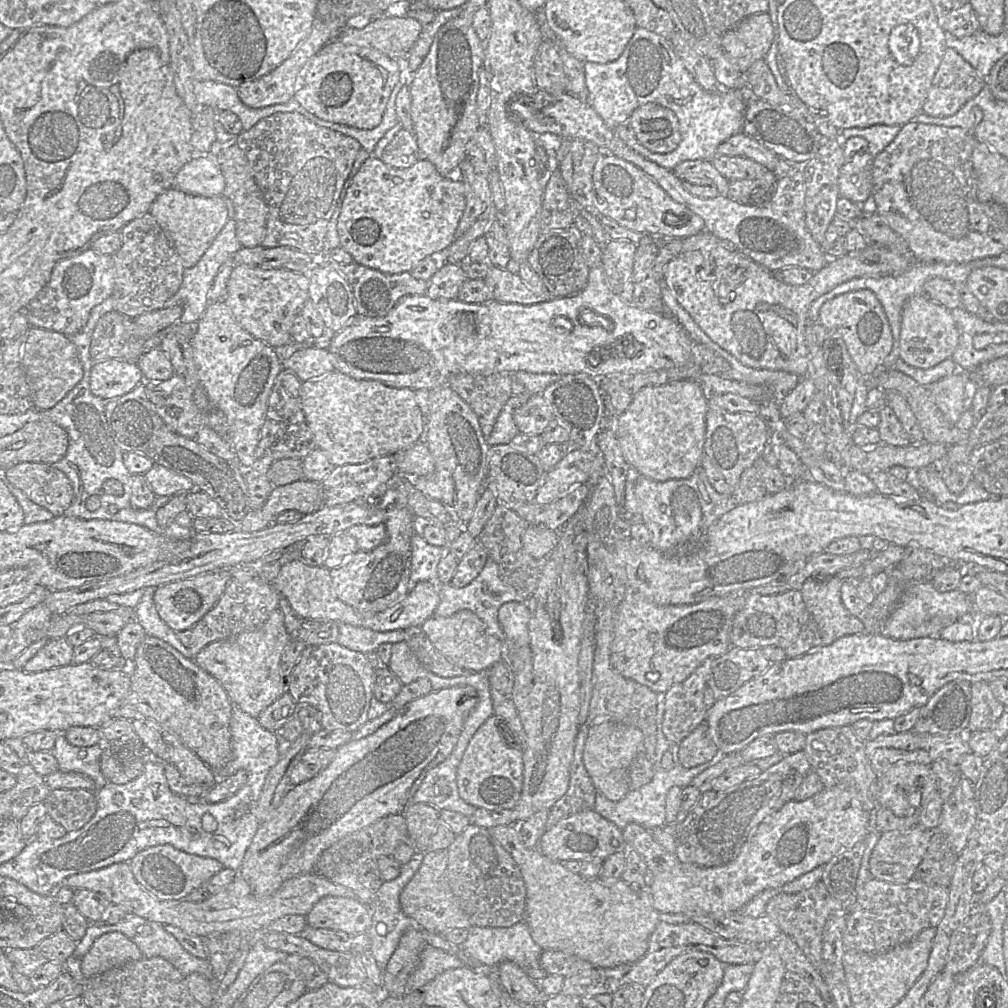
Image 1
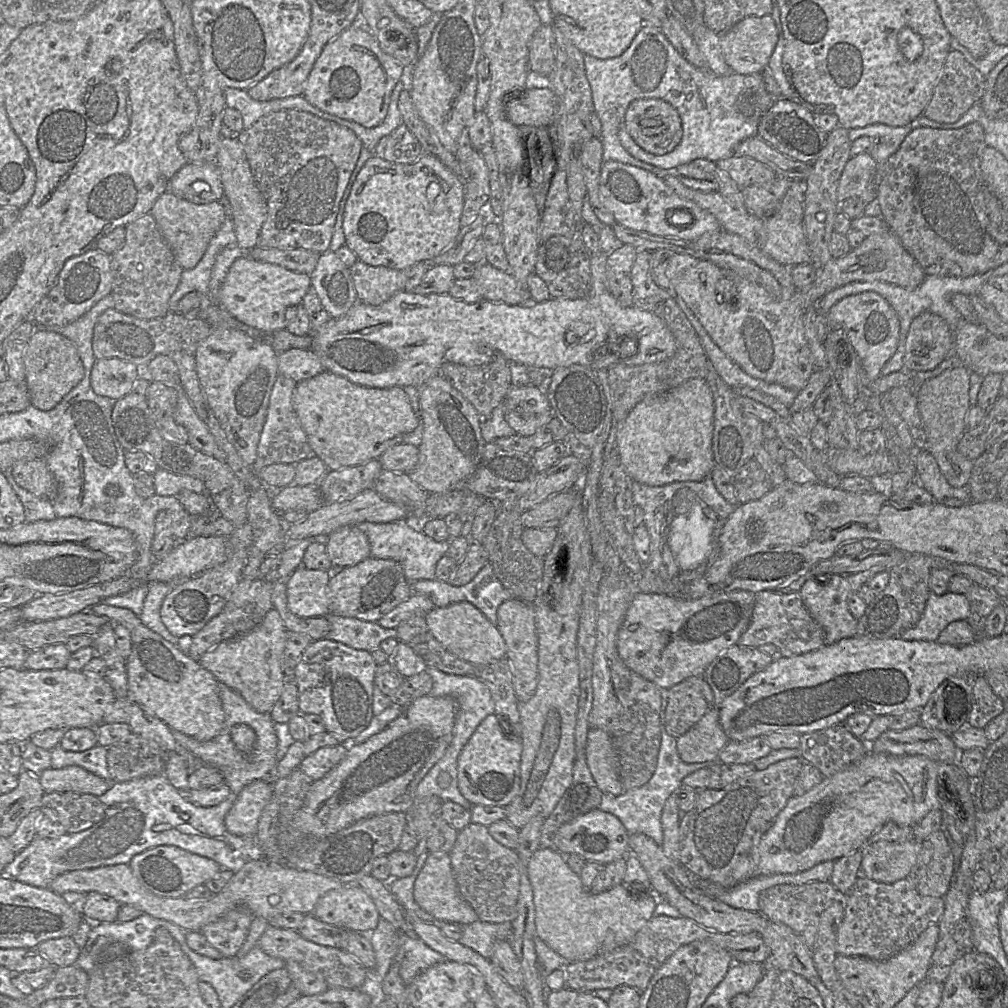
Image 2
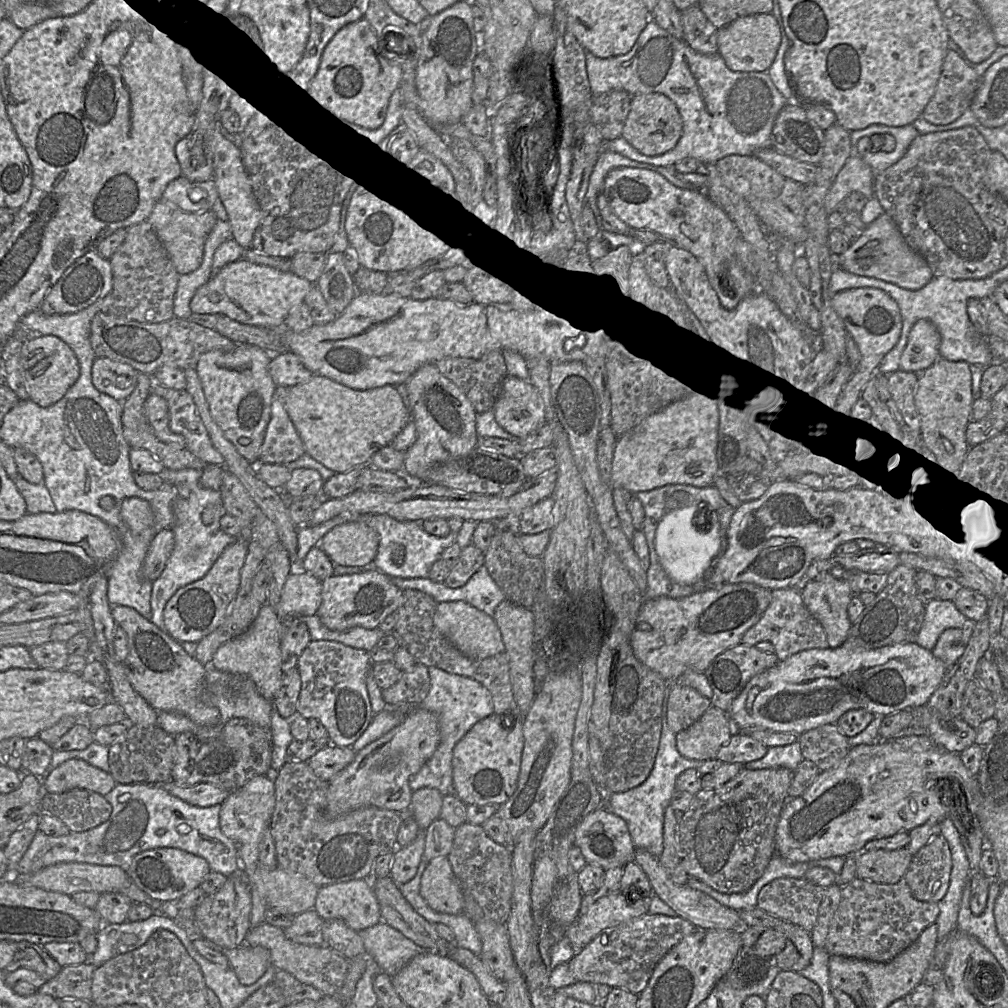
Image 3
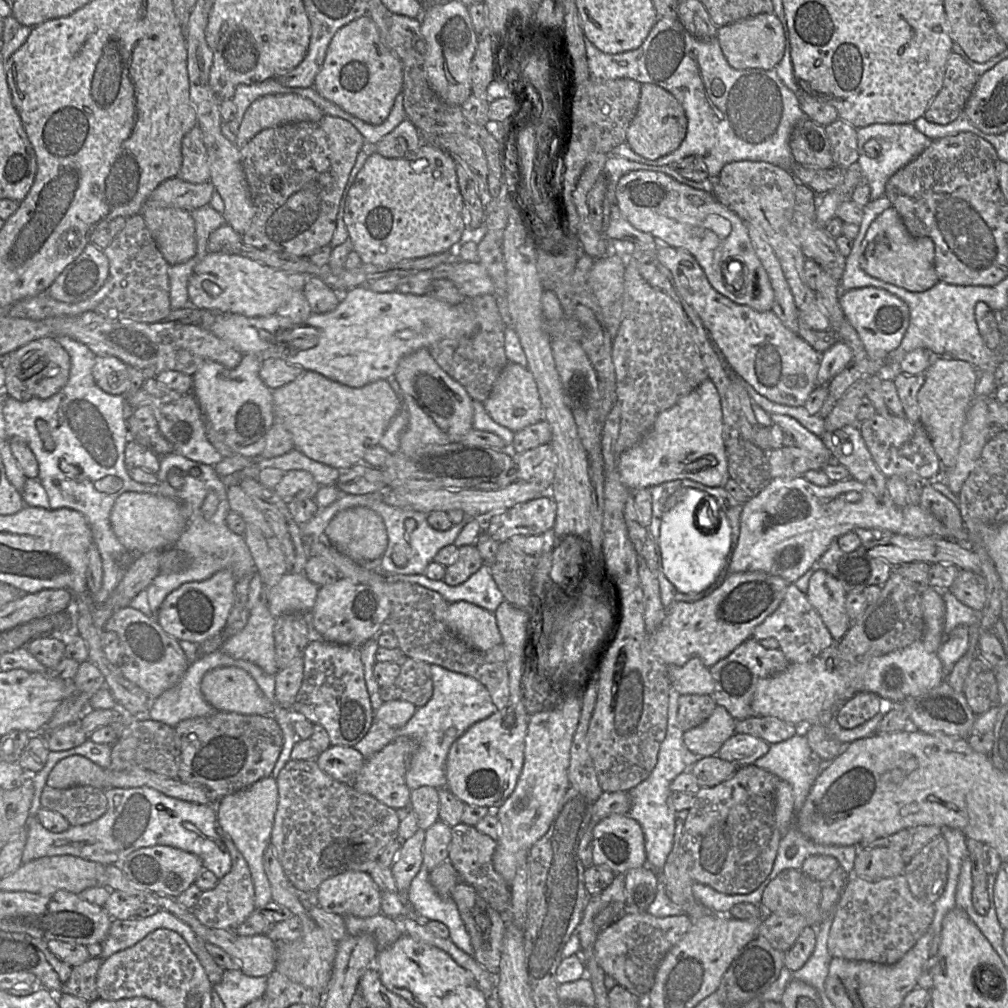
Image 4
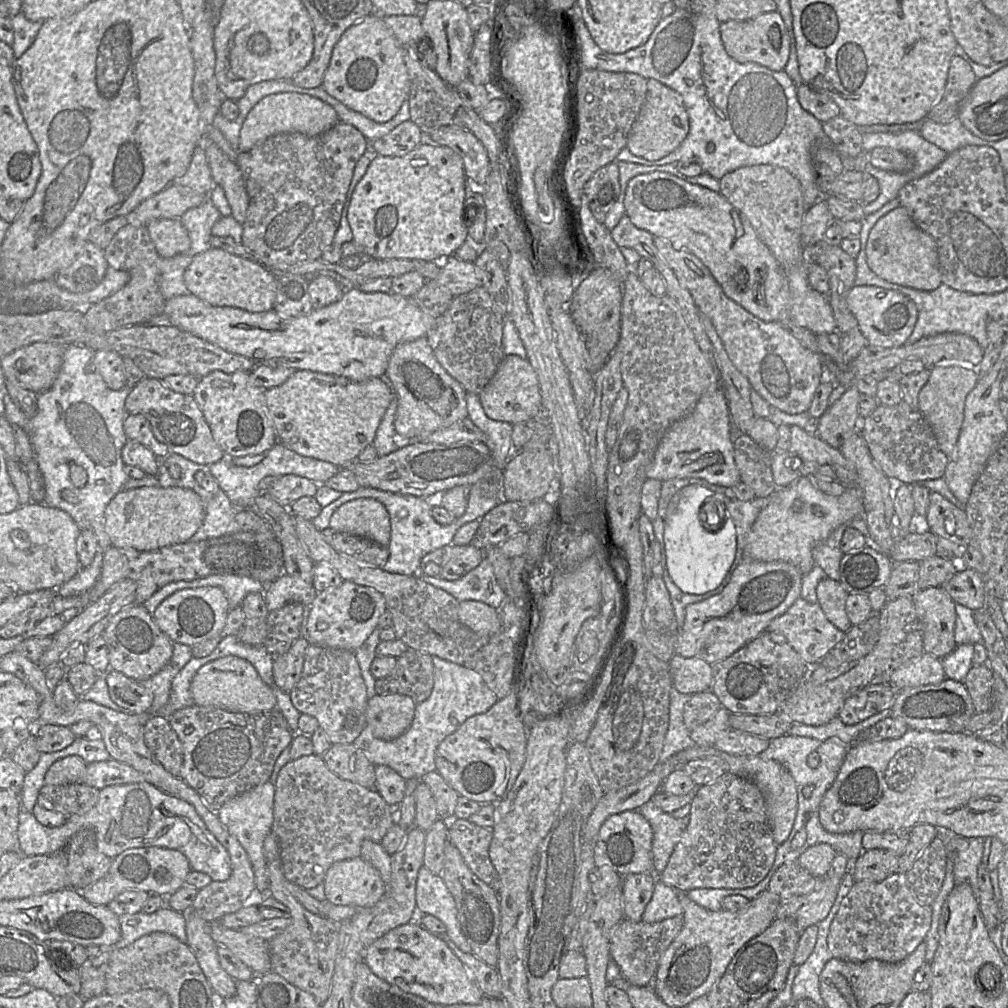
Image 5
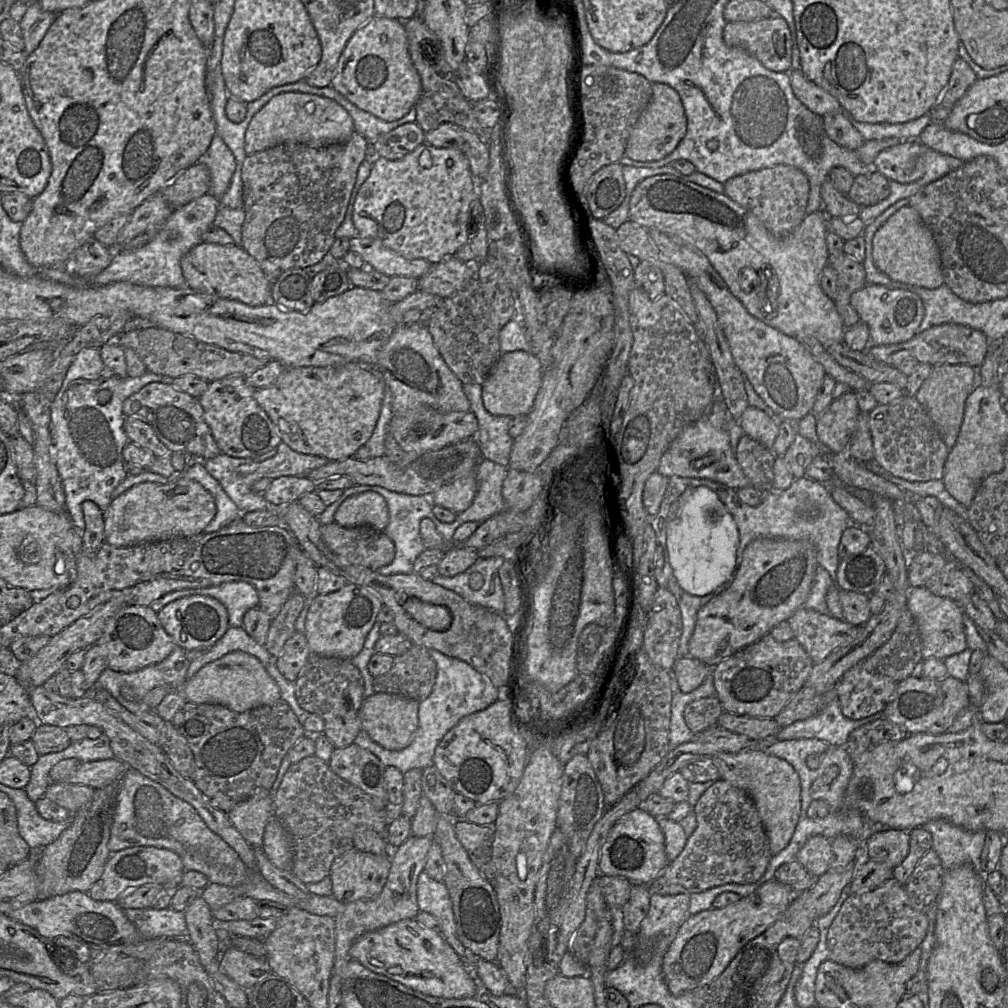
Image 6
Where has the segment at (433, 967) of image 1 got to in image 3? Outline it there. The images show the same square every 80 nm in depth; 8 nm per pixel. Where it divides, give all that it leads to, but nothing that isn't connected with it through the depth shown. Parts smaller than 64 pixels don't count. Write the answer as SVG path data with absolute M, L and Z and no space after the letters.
M383 921L358 933L363 940L367 957L373 958L380 971L391 977L412 958L425 951Z

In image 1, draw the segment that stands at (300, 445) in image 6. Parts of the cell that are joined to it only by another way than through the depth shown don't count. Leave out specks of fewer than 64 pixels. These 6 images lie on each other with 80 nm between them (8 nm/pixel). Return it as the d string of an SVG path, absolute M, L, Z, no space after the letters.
M336 371L302 382L300 402L316 448L323 451L336 467L394 455L417 443L425 428L425 419L413 390L390 387L375 380L355 379Z

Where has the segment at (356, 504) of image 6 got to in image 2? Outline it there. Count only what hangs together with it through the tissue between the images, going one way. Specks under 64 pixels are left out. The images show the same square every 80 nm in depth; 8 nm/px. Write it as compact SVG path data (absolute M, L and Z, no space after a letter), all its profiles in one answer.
M357 525L333 531L325 538L325 544L334 569L354 566L371 556L368 538Z

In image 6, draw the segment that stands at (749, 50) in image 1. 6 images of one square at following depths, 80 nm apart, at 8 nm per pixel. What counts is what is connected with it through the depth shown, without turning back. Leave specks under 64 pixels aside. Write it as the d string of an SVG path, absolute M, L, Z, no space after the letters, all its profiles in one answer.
M771 15L754 22L727 22L723 30L723 40L729 47L741 48L761 64L774 72L789 72L792 64L792 39L787 22L779 15Z

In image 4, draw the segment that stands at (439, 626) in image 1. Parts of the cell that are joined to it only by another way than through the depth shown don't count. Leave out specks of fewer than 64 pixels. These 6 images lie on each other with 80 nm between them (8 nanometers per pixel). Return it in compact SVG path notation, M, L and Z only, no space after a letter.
M466 601L450 603L445 623L473 649L487 651L502 644L502 636L494 613L475 604Z

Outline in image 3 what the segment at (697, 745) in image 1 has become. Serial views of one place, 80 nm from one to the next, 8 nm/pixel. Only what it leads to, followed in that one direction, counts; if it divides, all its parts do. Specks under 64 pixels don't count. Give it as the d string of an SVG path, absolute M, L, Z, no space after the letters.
M711 706L697 722L676 734L677 749L687 759L715 759L719 749L736 732L729 715Z

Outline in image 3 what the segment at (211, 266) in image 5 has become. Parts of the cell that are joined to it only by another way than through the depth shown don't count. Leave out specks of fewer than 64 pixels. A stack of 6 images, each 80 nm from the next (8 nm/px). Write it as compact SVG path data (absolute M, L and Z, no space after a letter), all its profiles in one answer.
M240 258L221 268L199 287L189 307L192 313L221 313L243 324L278 327L283 325L290 309L303 302L312 284L290 270L284 271Z

